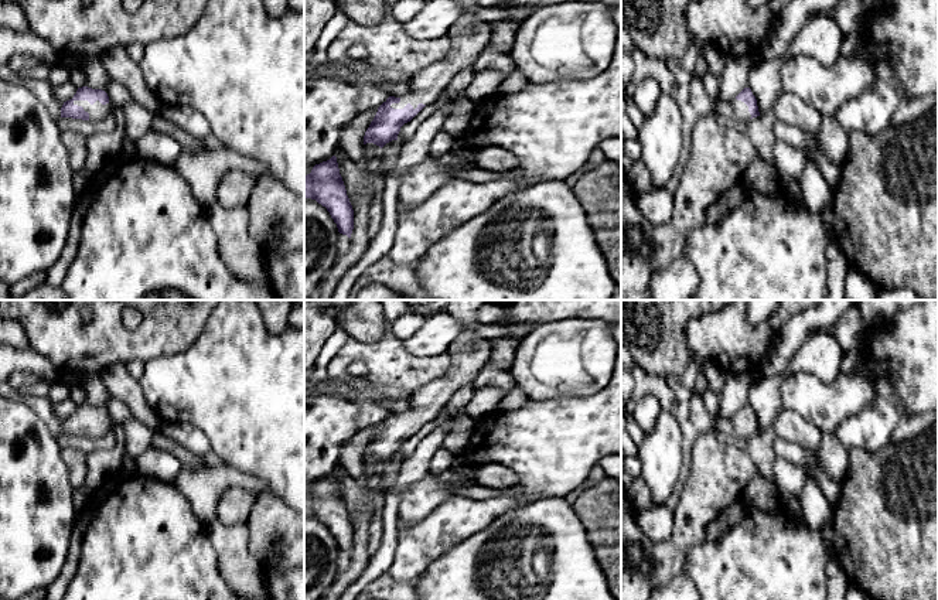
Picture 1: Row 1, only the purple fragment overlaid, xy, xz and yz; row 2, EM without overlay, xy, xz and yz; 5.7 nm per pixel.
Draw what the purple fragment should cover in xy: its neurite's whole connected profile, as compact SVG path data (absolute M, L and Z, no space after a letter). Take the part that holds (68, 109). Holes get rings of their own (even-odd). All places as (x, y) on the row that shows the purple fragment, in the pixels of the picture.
M78 88L72 99L64 102L61 117L99 122L112 115L109 96L102 89Z

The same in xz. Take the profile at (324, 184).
M337 157L315 164L304 175L304 198L315 200L327 208L337 224L338 232L351 238L354 229L354 209L340 174Z

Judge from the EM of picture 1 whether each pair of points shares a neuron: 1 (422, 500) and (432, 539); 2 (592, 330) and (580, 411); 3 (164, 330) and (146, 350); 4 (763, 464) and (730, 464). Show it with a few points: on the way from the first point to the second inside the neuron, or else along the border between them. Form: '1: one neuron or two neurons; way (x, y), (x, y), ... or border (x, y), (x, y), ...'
1: two neurons; border (453, 495), (418, 521), (410, 524), (399, 521)
2: two neurons; border (606, 384), (585, 396), (563, 396), (549, 401)
3: one neuron; way (160, 334), (149, 345)
4: two neurons; border (743, 450), (757, 470)

